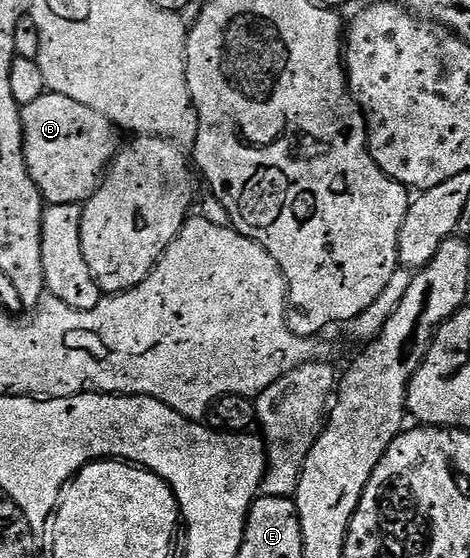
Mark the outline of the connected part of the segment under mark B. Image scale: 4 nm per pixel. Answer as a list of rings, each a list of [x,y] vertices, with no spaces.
[[[45,92],[35,103],[24,106],[21,111],[21,126],[25,132],[25,162],[31,179],[41,193],[42,202],[49,205],[71,203],[76,205],[89,200],[94,191],[101,186],[101,178],[105,176],[119,148],[119,130],[112,121],[99,115],[99,111],[91,111],[91,107],[83,107],[83,103],[75,103],[75,99],[67,99],[67,95]]]

